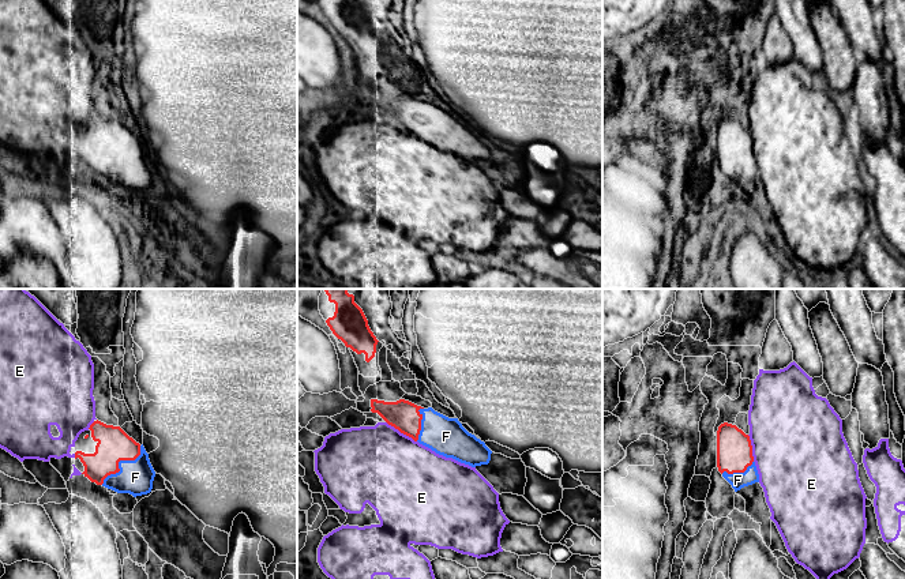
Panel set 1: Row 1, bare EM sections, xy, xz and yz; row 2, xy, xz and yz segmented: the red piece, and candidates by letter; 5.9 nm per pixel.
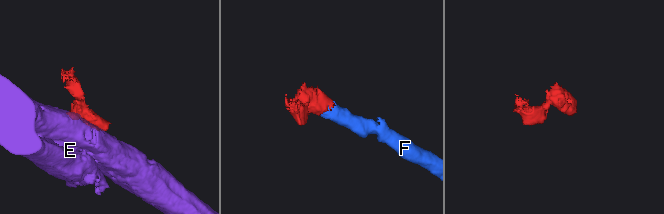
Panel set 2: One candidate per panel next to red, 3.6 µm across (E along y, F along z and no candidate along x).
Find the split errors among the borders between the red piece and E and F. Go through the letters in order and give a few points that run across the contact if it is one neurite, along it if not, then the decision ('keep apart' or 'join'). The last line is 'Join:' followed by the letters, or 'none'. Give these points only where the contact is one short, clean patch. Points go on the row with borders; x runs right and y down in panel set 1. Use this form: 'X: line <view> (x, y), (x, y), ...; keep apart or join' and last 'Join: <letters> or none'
E: line xz (386, 421), (416, 442); keep apart
F: line xy (113, 444), (119, 461), (135, 477); join
Join: F

